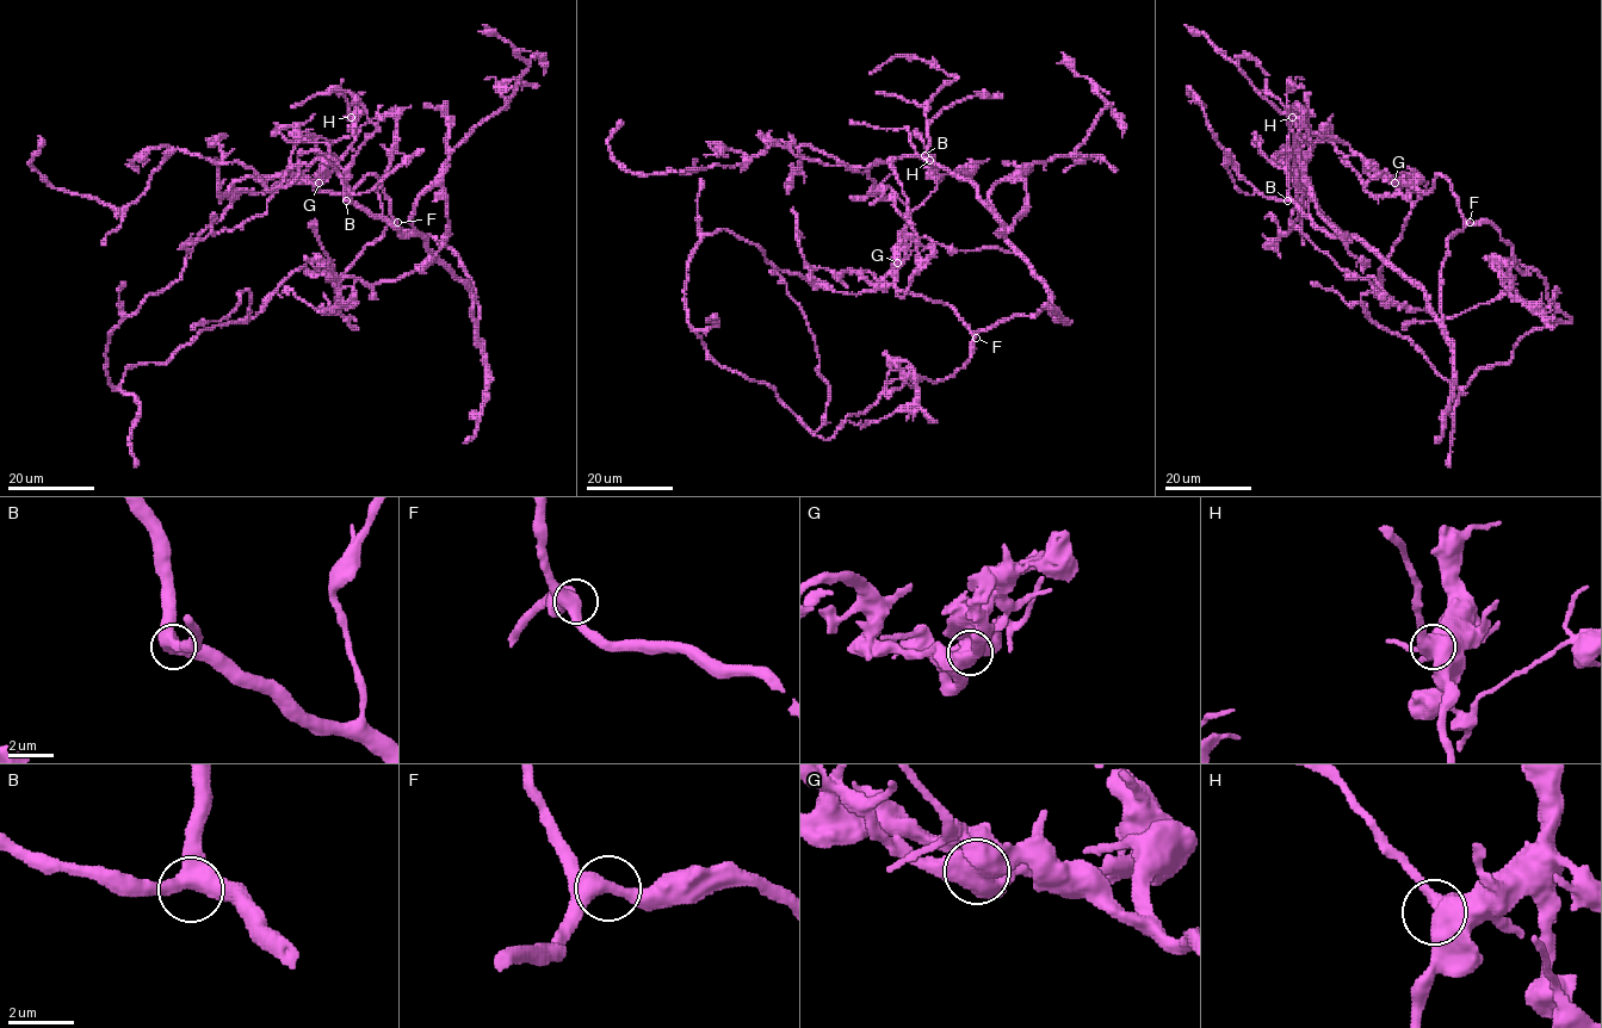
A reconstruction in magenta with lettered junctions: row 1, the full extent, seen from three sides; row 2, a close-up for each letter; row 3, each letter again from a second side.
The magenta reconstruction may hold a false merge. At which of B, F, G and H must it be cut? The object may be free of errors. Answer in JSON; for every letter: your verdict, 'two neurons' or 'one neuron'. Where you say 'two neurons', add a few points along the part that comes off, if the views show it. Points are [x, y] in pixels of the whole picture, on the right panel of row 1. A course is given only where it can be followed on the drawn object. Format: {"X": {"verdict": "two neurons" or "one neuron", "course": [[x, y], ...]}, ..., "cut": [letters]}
{"B": {"verdict": "one neuron"}, "F": {"verdict": "one neuron"}, "G": {"verdict": "two neurons", "course": [[1395, 183], [1426, 191], [1361, 297], [1369, 320], [1464, 388], [1571, 320], [1504, 259], [1503, 284], [1554, 328]]}, "H": {"verdict": "one neuron"}, "cut": ["G"]}

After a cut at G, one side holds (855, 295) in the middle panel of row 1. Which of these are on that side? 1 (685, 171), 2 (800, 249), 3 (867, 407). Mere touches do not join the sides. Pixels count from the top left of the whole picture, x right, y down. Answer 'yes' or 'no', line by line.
1: no
2: no
3: yes

